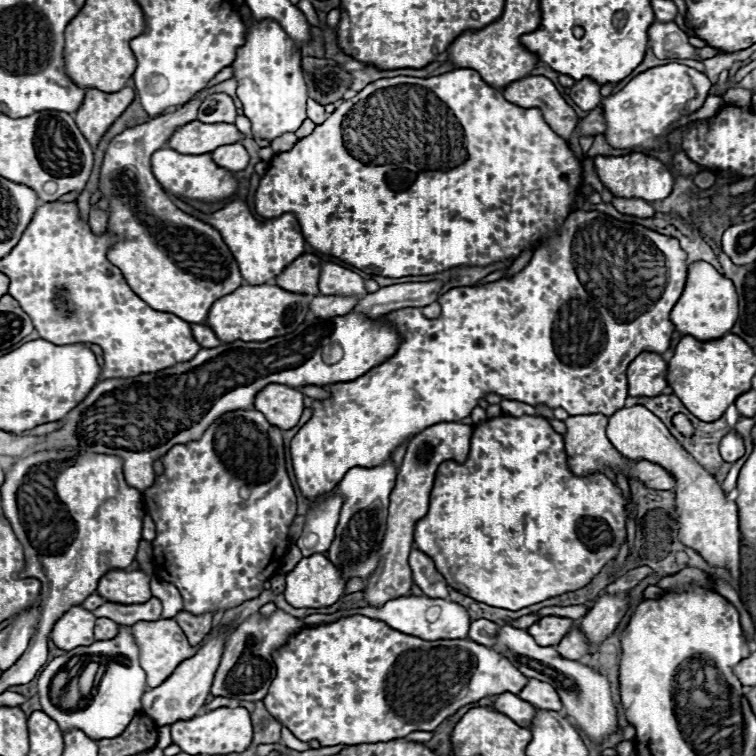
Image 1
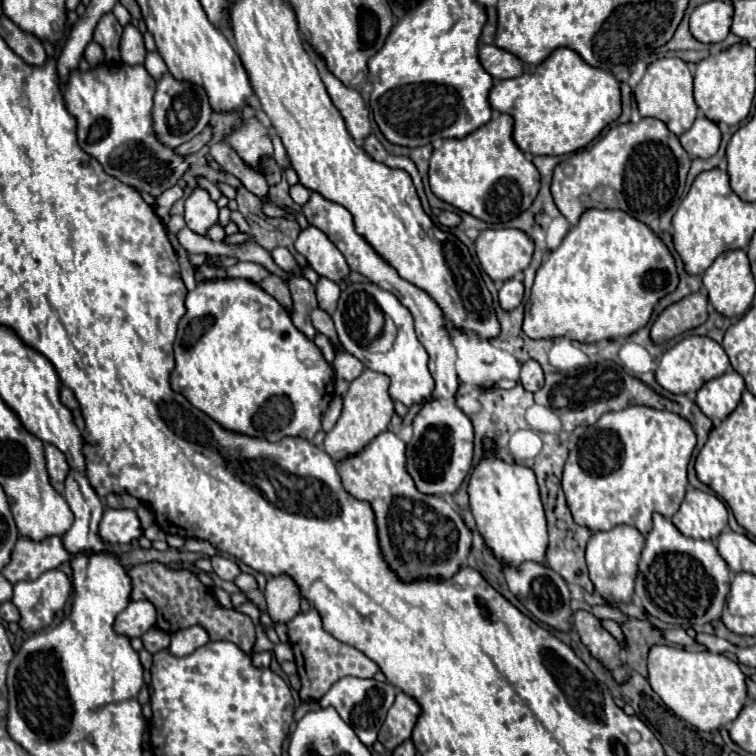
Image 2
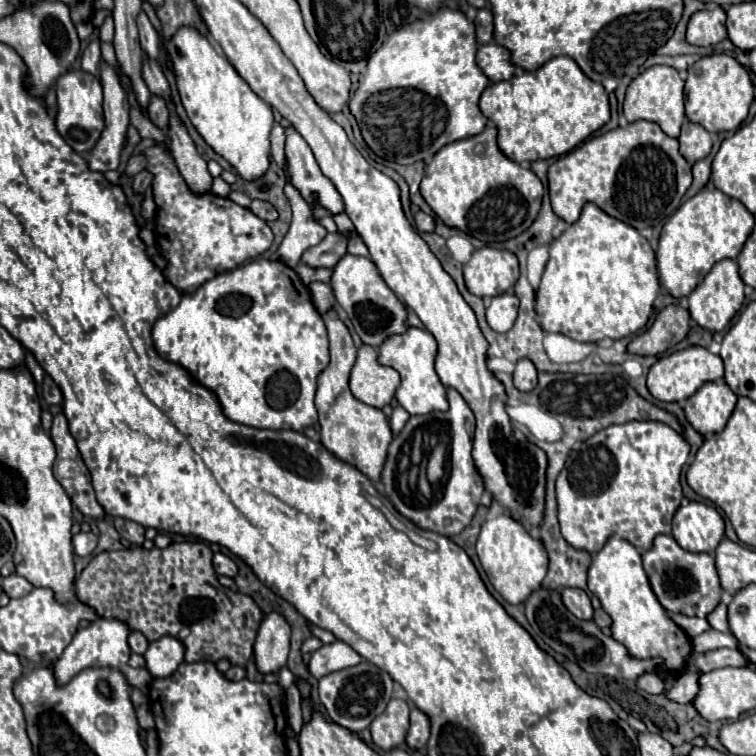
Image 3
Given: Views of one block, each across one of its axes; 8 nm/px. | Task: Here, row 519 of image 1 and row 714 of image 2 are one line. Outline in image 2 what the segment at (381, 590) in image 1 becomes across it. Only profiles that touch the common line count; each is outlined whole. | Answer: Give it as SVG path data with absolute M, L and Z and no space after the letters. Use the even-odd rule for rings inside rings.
M398 690L396 702L388 710L386 722L382 724L382 728L378 732L378 740L384 744L384 748L394 750L404 740L408 740L412 736L412 730L414 730L420 714L422 714L420 704L412 696Z

